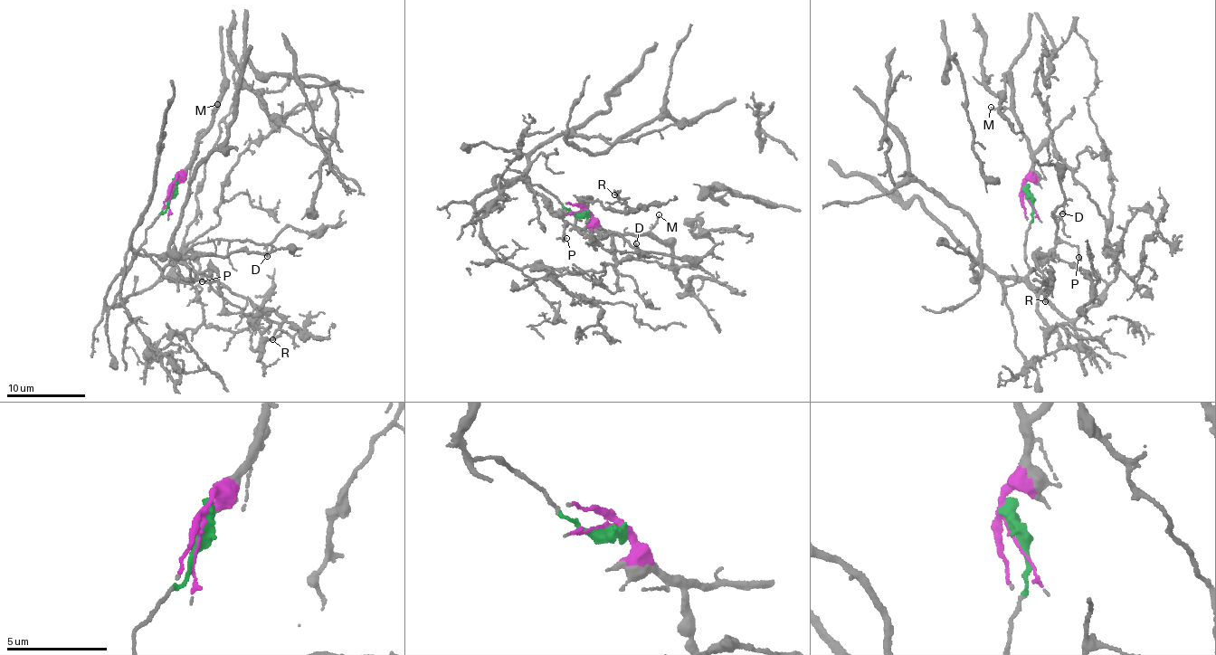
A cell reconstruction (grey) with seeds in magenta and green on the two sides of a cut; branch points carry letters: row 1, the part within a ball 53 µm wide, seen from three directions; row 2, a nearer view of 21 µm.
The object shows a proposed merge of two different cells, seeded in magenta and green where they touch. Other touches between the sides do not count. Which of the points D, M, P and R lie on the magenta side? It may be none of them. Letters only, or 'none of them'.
M

